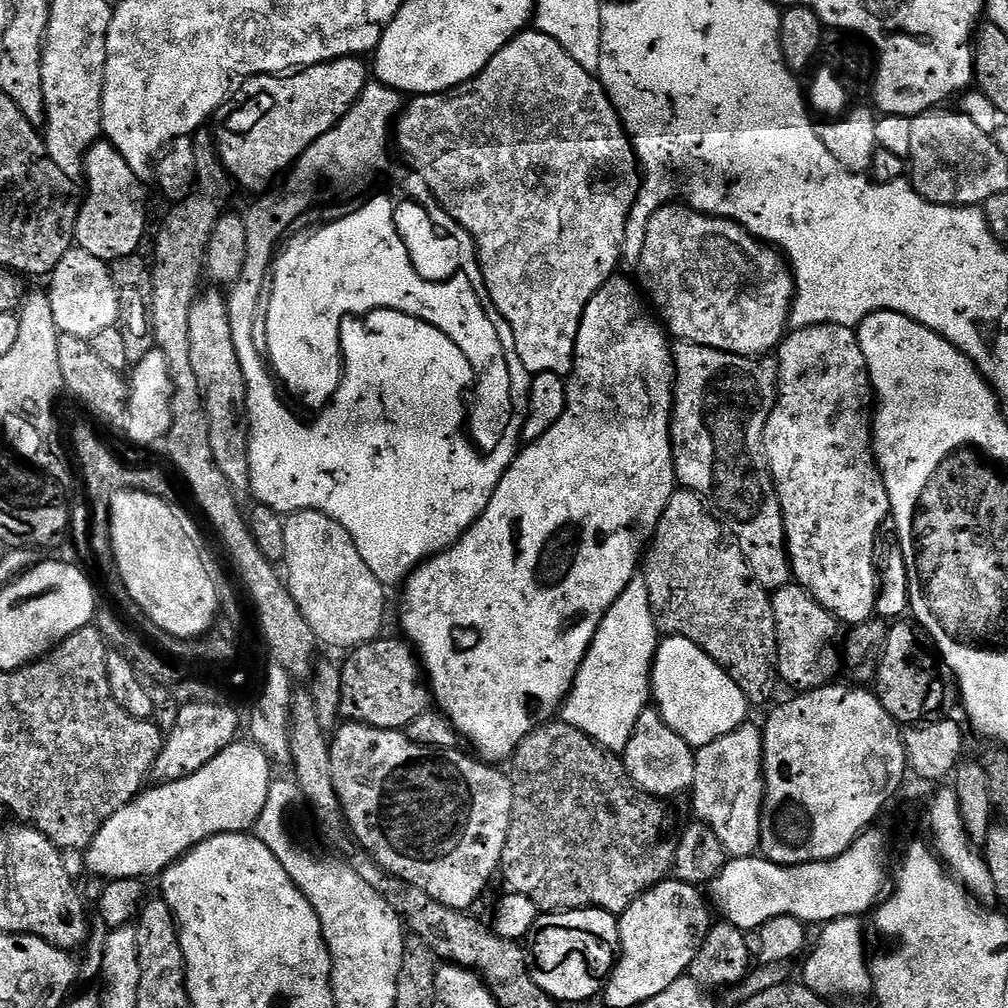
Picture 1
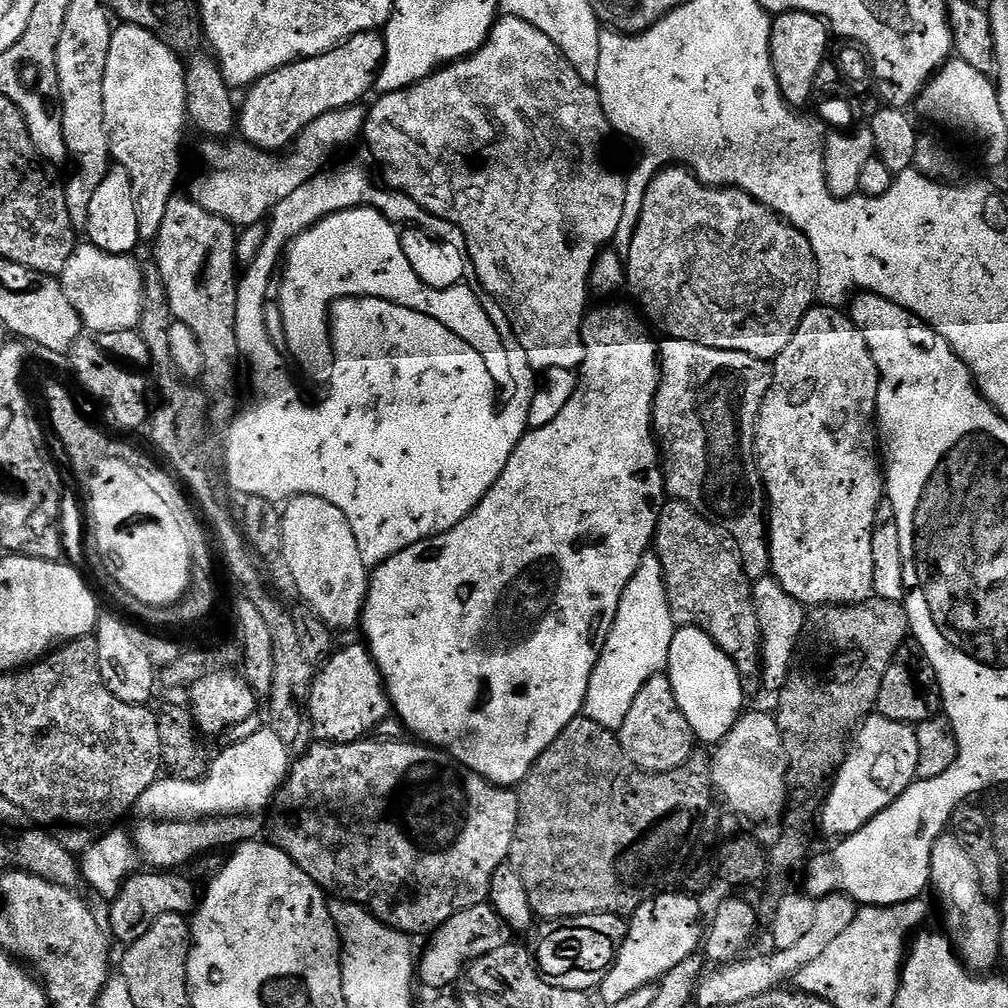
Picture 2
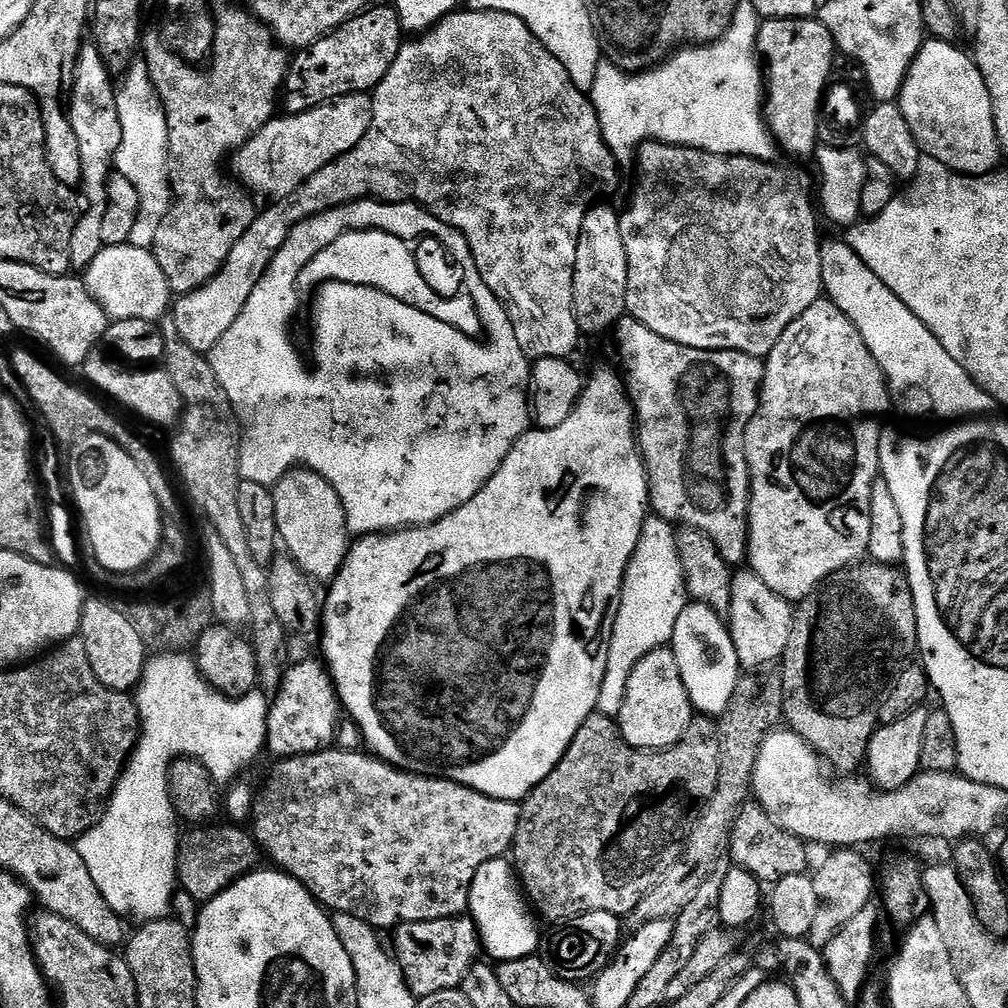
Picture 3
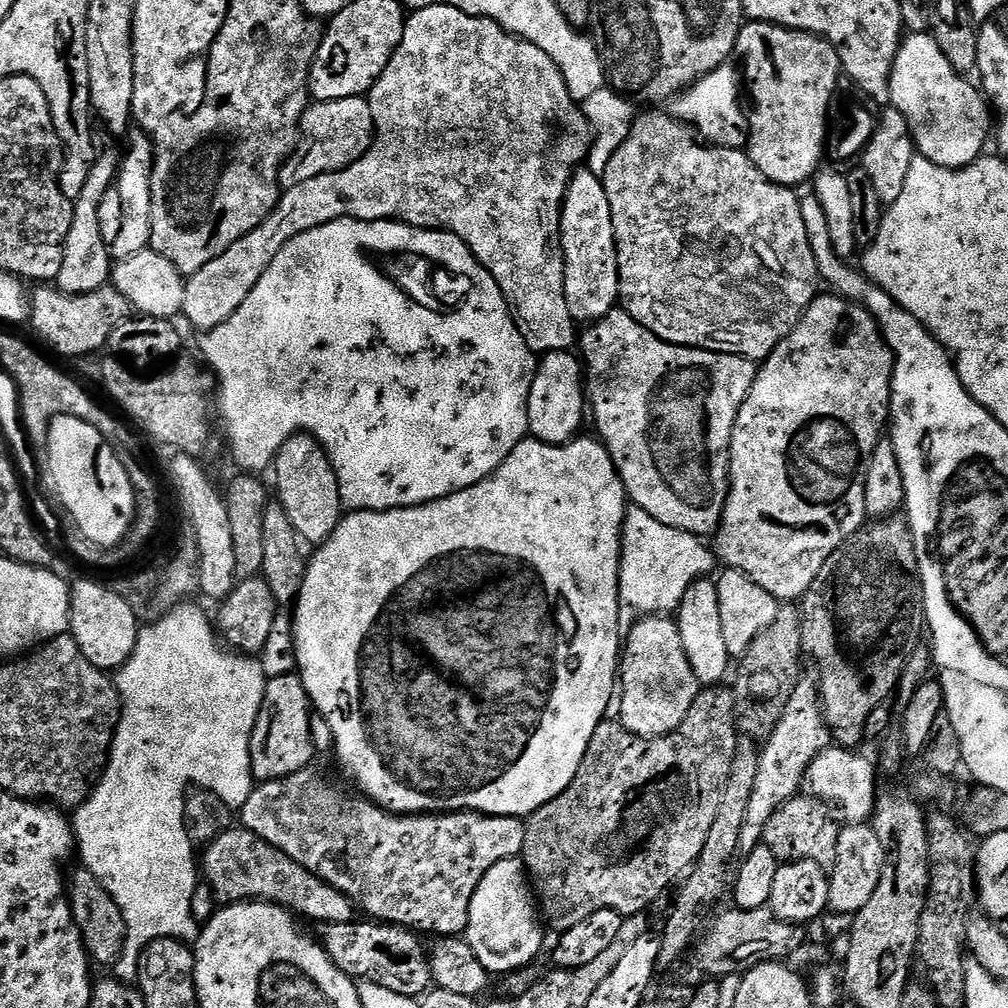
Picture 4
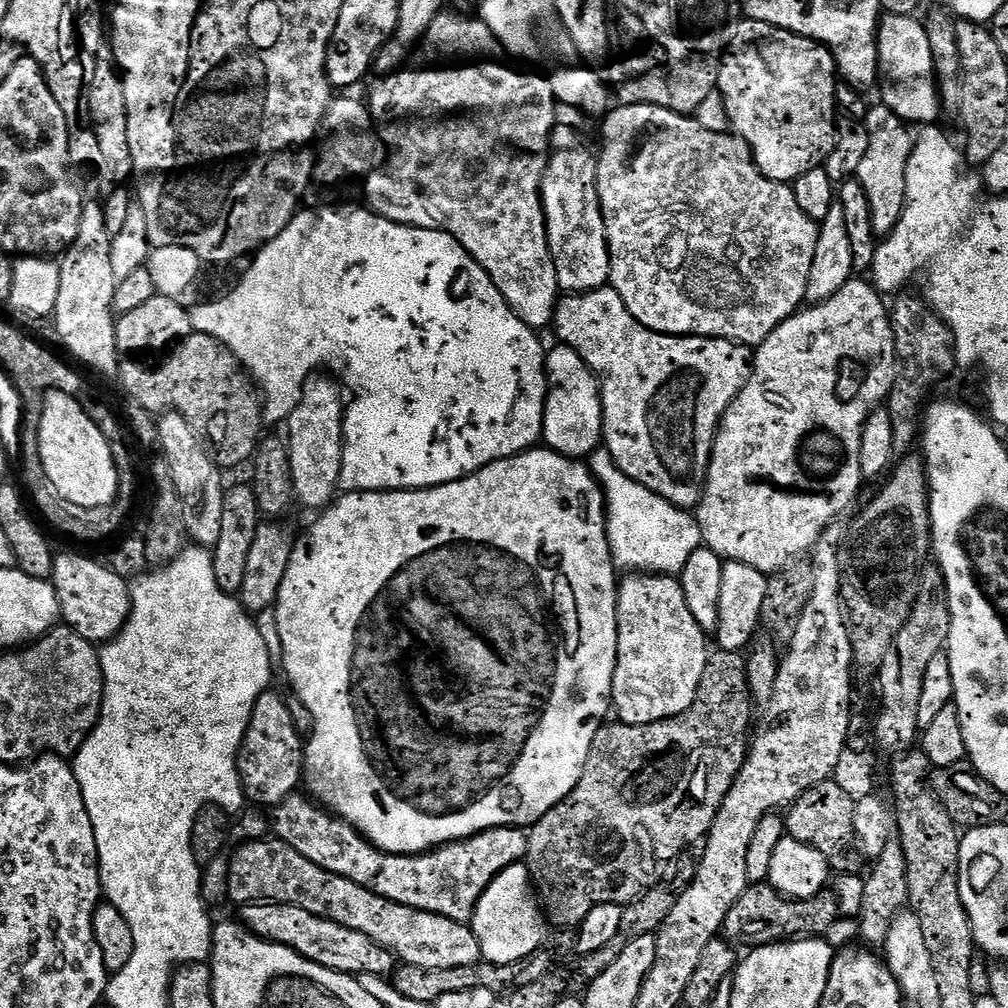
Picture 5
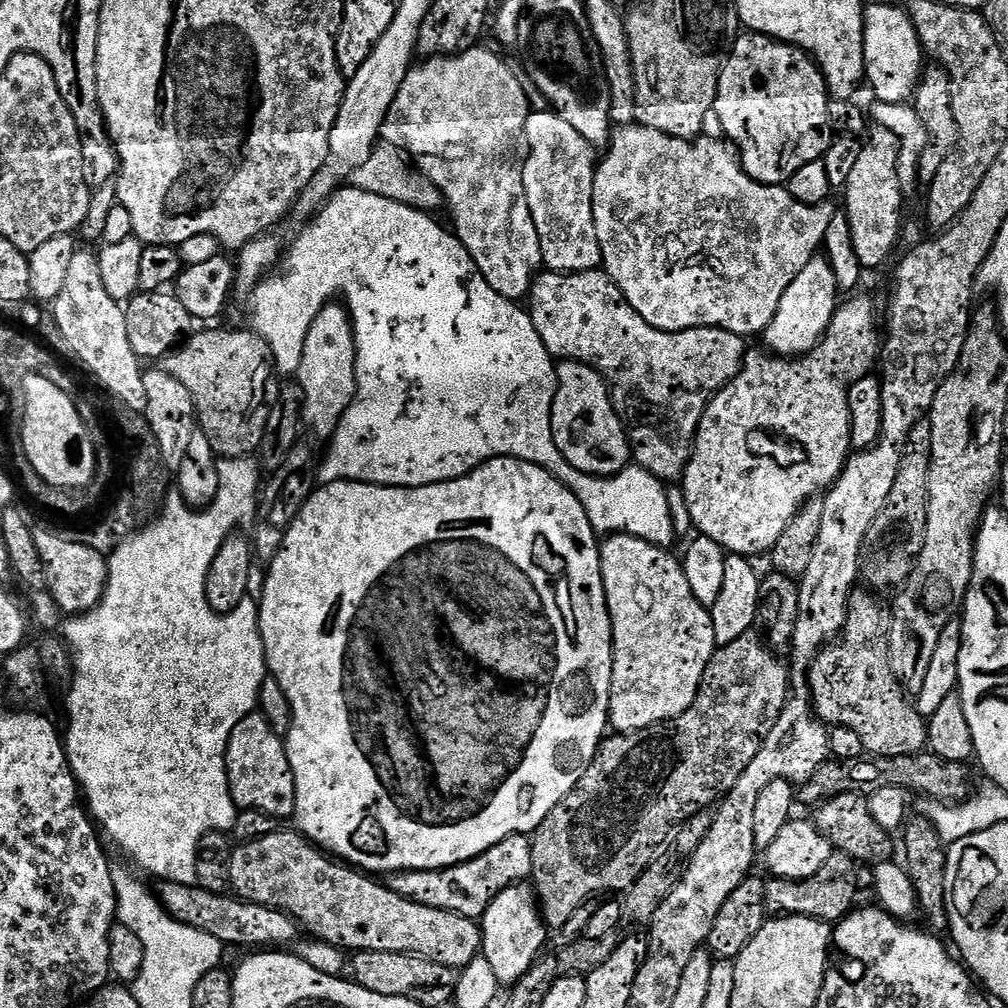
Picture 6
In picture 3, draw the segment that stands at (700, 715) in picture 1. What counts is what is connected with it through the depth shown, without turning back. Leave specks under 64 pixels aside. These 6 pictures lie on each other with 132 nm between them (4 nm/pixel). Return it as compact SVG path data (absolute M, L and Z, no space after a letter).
M690 602L682 614L678 614L678 622L674 622L670 647L678 662L678 674L682 674L686 694L690 694L693 709L709 718L723 716L730 706L730 698L734 698L734 686L742 675L725 619L710 606Z

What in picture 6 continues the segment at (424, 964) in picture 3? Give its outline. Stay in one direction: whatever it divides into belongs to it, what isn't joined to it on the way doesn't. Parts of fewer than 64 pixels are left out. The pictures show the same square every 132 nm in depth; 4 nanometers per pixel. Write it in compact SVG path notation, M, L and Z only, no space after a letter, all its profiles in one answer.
M165 880L159 885L158 897L161 907L165 909L178 922L185 923L197 930L205 931L216 938L222 945L232 948L248 948L244 950L262 950L267 946L288 946L297 939L298 925L293 916L287 916L278 908L267 908L249 900L242 900L235 894L224 892L211 892L200 887L199 884L175 884L173 880Z

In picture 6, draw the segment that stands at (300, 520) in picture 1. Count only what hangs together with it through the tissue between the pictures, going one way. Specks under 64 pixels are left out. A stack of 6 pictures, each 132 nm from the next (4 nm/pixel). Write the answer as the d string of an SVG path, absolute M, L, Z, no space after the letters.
M343 303L328 304L320 311L318 318L314 318L314 322L306 334L300 368L294 376L304 395L302 420L307 431L309 428L316 436L332 437L340 424L340 419L346 414L346 410L356 397L356 335L352 329L352 316Z

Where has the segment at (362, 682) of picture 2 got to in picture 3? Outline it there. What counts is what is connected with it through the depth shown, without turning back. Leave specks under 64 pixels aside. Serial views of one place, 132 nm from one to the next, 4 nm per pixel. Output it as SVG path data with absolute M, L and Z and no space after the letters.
M319 659L300 660L289 663L284 669L280 689L271 697L268 706L267 755L275 758L289 756L309 756L315 752L327 752L336 743L336 729L342 720L342 705L336 687L332 685L332 675Z

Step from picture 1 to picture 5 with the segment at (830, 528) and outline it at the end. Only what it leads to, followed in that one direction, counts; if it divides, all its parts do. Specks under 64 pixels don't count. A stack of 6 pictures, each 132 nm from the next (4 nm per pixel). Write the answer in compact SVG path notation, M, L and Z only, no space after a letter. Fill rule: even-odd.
M853 278L825 304L805 307L786 322L779 324L755 349L752 357L752 376L746 382L744 389L734 398L724 417L720 419L720 428L716 432L716 441L712 447L712 457L708 467L708 480L704 483L704 497L694 509L696 521L700 524L700 539L703 547L714 550L714 554L718 554L721 560L742 562L746 566L754 566L754 570L765 574L782 572L793 562L807 557L819 543L820 536L828 528L833 527L839 521L836 519L855 502L856 495L860 492L860 484L862 485L864 480L861 461L864 421L867 420L869 412L881 407L887 401L892 387L896 385L898 375L892 318L889 305L887 303L884 305L884 300L885 297L877 292L867 279ZM849 362L855 362L861 369L865 368L862 372L864 385L857 399L845 402L836 393L836 387L841 366Z

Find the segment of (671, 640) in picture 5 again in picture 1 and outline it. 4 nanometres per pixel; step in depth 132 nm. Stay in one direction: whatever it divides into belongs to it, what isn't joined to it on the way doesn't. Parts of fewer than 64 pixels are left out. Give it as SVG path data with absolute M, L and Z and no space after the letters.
M652 706L645 708L638 718L638 726L634 726L634 734L630 734L630 742L622 754L622 759L628 771L628 777L649 798L680 796L683 792L685 795L694 782L696 765L694 749L682 737L674 734L670 726L666 726L662 714Z

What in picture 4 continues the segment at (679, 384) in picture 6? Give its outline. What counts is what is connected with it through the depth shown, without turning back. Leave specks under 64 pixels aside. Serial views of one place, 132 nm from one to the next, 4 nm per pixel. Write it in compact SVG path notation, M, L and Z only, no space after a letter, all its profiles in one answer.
M613 310L610 314L603 316L601 320L593 320L591 324L587 325L579 333L579 348L583 367L586 369L587 379L590 381L586 388L587 395L590 397L590 412L591 415L592 412L596 415L596 428L600 431L599 439L612 456L629 501L635 507L646 510L646 514L650 514L650 518L658 518L658 522L662 522L662 526L674 526L674 530L688 532L691 536L711 537L720 526L720 519L726 506L728 483L730 482L730 462L732 461L732 435L738 418L738 410L742 410L742 402L746 402L756 381L757 361L725 352L711 352L705 348L687 348L681 344L671 344L643 328L629 312L623 310Z

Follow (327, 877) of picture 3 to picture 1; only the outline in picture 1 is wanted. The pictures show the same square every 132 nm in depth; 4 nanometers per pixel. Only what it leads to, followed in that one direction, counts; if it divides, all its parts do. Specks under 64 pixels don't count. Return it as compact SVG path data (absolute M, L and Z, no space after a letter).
M344 722L331 733L330 743L330 766L332 767L332 777L334 778L334 790L338 790L338 798L344 807L344 813L348 819L348 826L357 844L364 851L372 855L372 861L378 866L382 866L390 875L402 878L418 890L426 890L430 898L442 902L451 908L461 910L471 909L472 903L483 894L488 888L488 883L500 871L500 859L502 850L506 846L506 838L510 834L510 822L512 821L512 807L514 806L514 794L512 793L512 781L507 775L499 772L499 767L485 762L475 755L467 756L464 750L451 748L450 750L434 750L433 748L423 748L417 744L412 744L410 738L406 738L403 731L391 732L385 728L372 728L368 724L358 724L355 722Z

